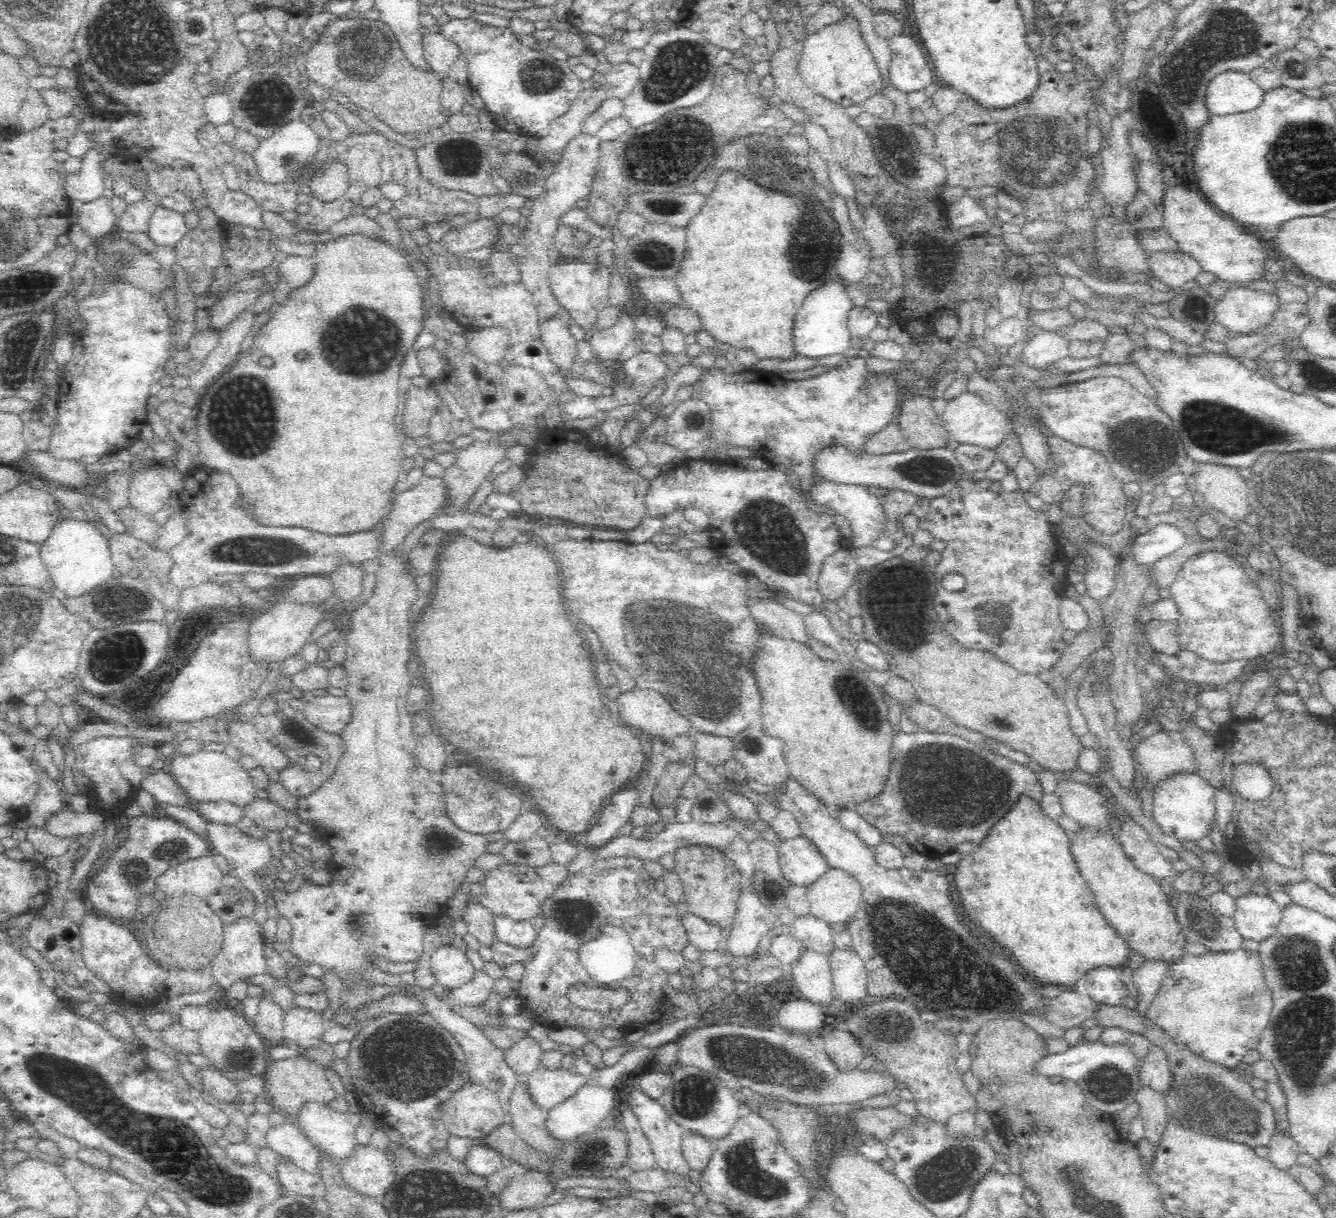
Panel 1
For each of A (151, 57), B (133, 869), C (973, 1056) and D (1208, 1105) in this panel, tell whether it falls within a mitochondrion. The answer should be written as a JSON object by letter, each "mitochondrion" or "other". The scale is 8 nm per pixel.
{"A":"mitochondrion","B":"mitochondrion","C":"other","D":"mitochondrion"}

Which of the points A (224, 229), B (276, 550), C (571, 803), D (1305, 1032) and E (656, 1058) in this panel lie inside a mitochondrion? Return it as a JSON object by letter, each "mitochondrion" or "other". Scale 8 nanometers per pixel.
{"A":"other","B":"mitochondrion","C":"other","D":"mitochondrion","E":"other"}

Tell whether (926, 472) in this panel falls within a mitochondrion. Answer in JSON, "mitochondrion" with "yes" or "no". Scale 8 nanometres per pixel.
{"mitochondrion":"yes"}

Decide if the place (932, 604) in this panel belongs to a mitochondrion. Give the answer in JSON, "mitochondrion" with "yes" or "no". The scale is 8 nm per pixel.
{"mitochondrion":"no"}

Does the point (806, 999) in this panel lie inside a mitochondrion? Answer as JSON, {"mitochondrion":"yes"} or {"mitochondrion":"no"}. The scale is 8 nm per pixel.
{"mitochondrion":"no"}

